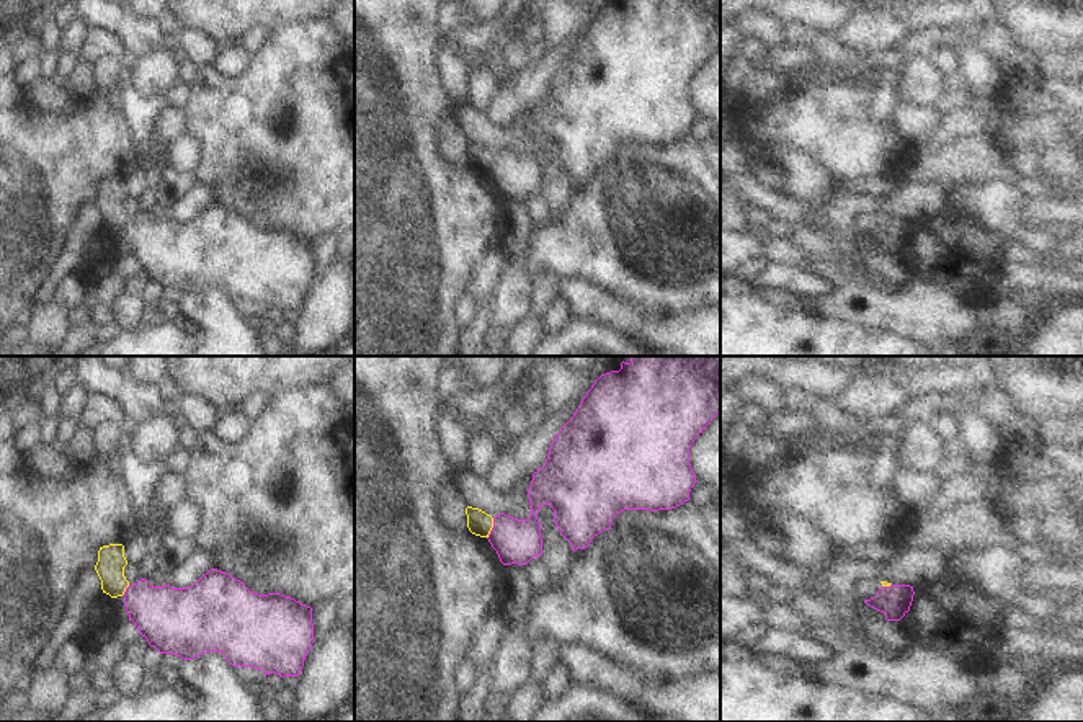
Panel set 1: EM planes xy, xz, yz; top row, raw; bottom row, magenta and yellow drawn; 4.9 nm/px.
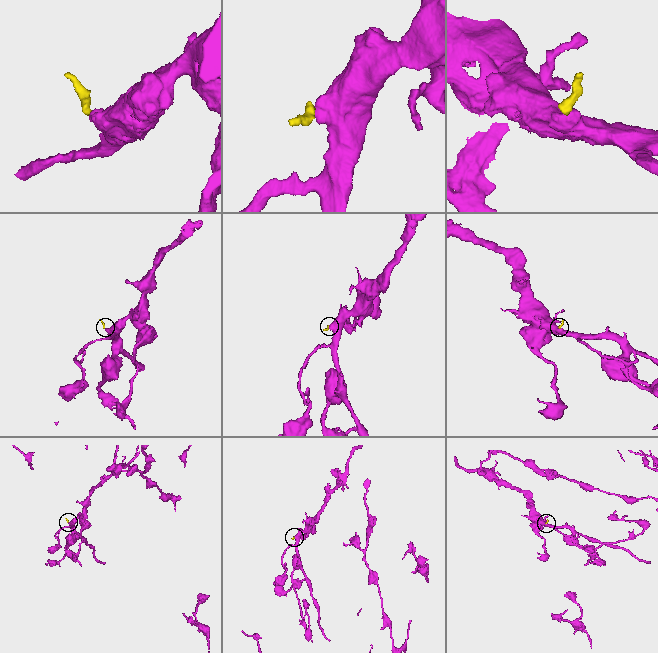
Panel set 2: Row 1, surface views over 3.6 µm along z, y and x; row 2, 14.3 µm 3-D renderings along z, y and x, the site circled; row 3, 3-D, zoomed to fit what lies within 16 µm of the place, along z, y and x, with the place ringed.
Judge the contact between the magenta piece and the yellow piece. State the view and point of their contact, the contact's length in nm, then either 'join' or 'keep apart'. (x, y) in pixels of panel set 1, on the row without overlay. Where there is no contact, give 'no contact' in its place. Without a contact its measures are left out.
xz (492, 162) | 110 nm | keep apart

